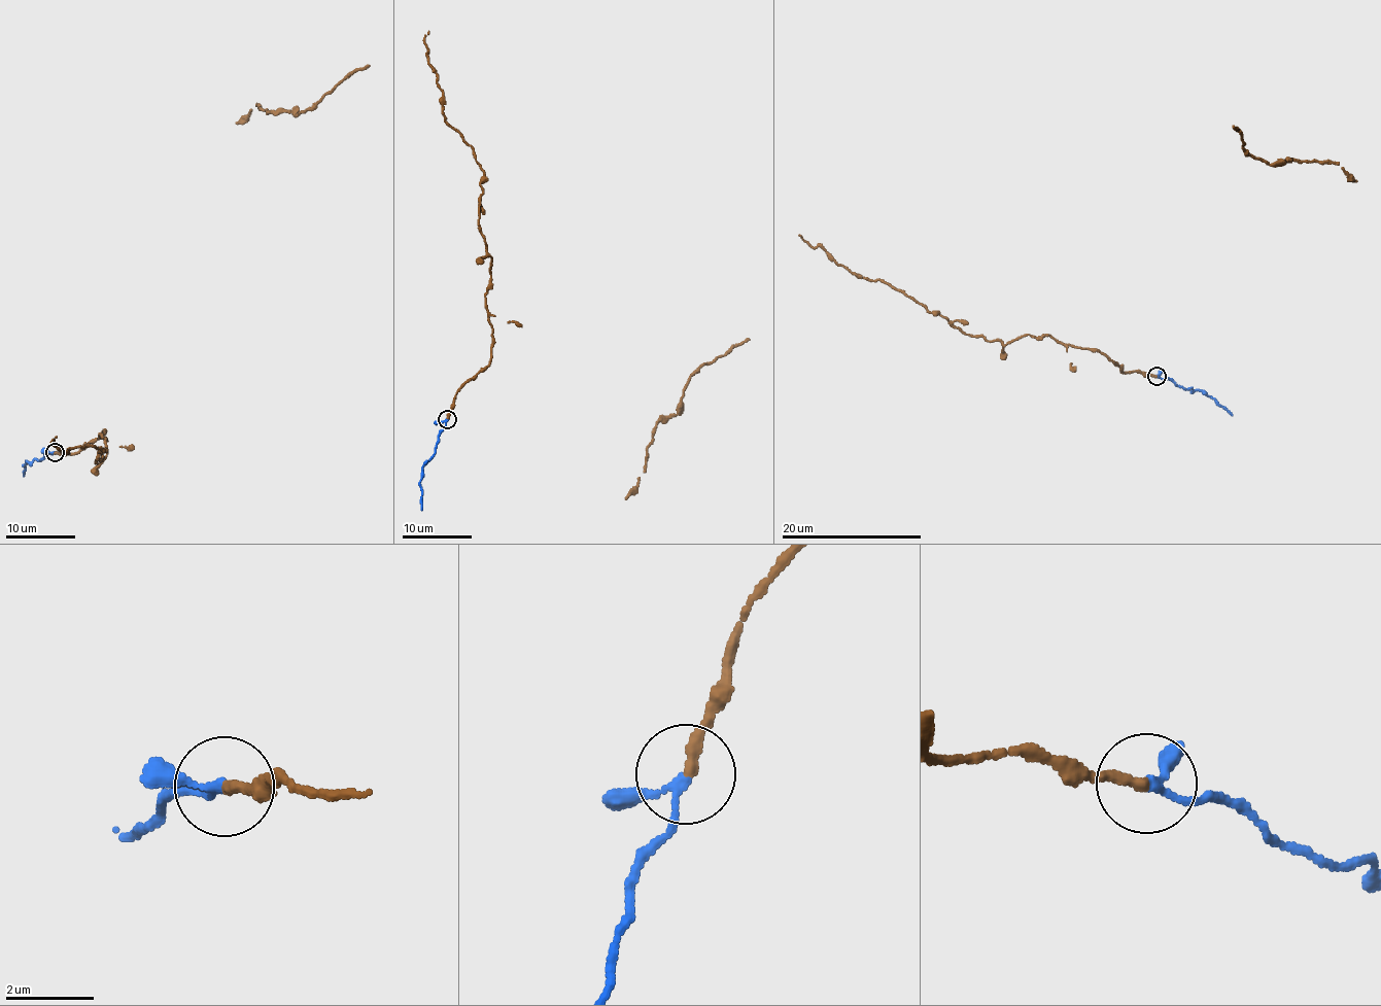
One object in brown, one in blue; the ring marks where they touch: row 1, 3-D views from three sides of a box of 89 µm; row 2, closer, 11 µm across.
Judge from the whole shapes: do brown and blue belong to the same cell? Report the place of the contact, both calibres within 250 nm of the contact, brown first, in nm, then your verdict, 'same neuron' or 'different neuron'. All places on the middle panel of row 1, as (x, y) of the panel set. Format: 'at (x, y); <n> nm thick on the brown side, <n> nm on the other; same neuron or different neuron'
at (447, 419); 260 nm thick on the brown side, 160 nm on the other; same neuron

